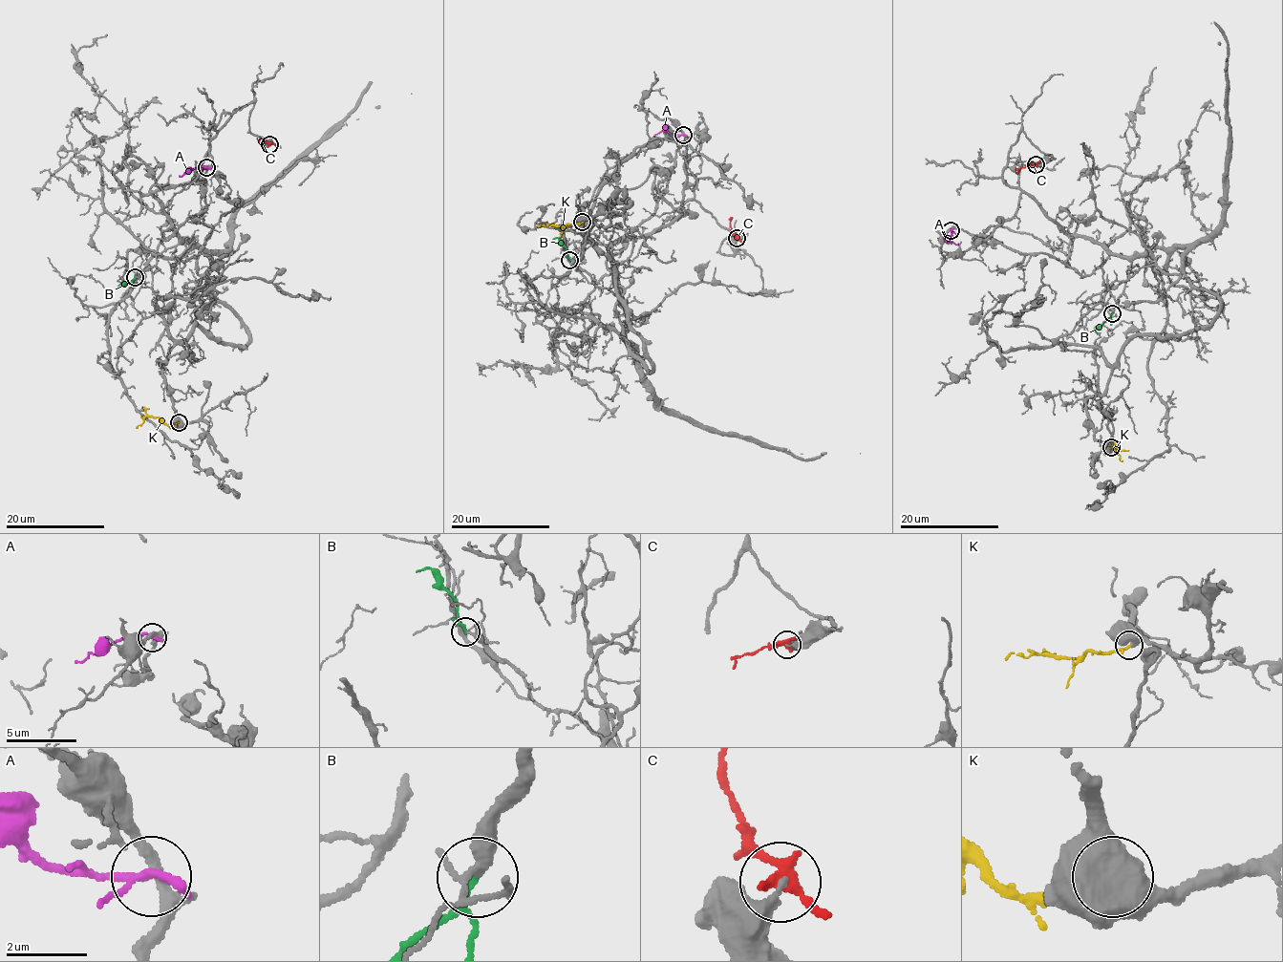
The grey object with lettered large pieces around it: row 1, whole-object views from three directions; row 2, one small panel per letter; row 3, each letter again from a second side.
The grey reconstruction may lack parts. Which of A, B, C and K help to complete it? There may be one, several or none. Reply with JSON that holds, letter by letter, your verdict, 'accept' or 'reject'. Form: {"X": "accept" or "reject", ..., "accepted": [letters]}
{"A": "reject", "B": "reject", "C": "reject", "K": "accept", "accepted": ["K"]}

